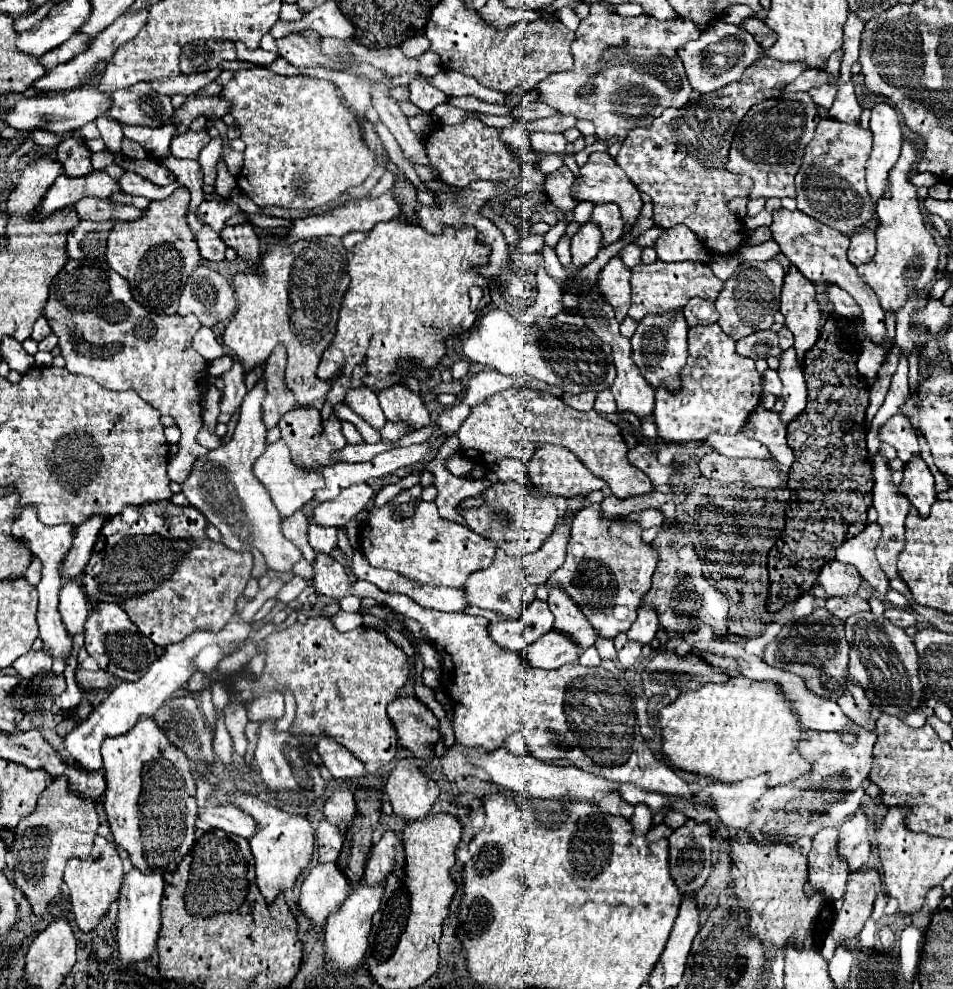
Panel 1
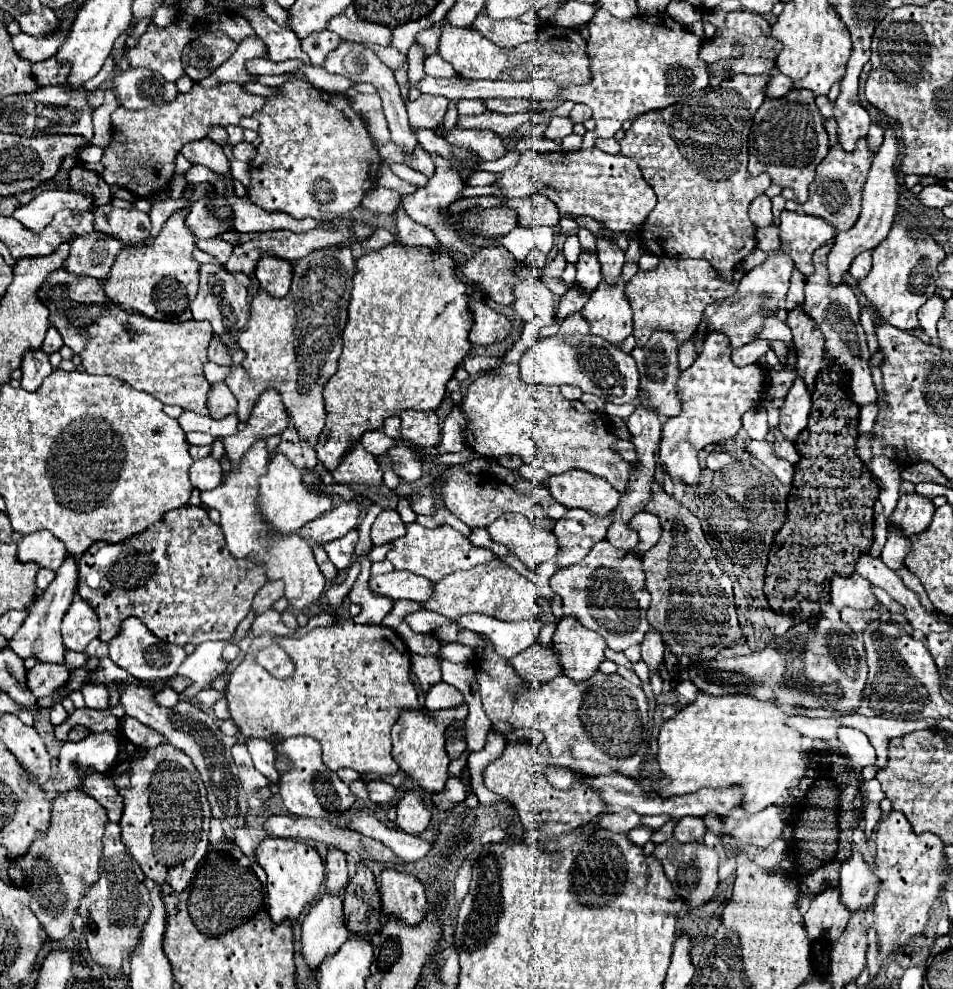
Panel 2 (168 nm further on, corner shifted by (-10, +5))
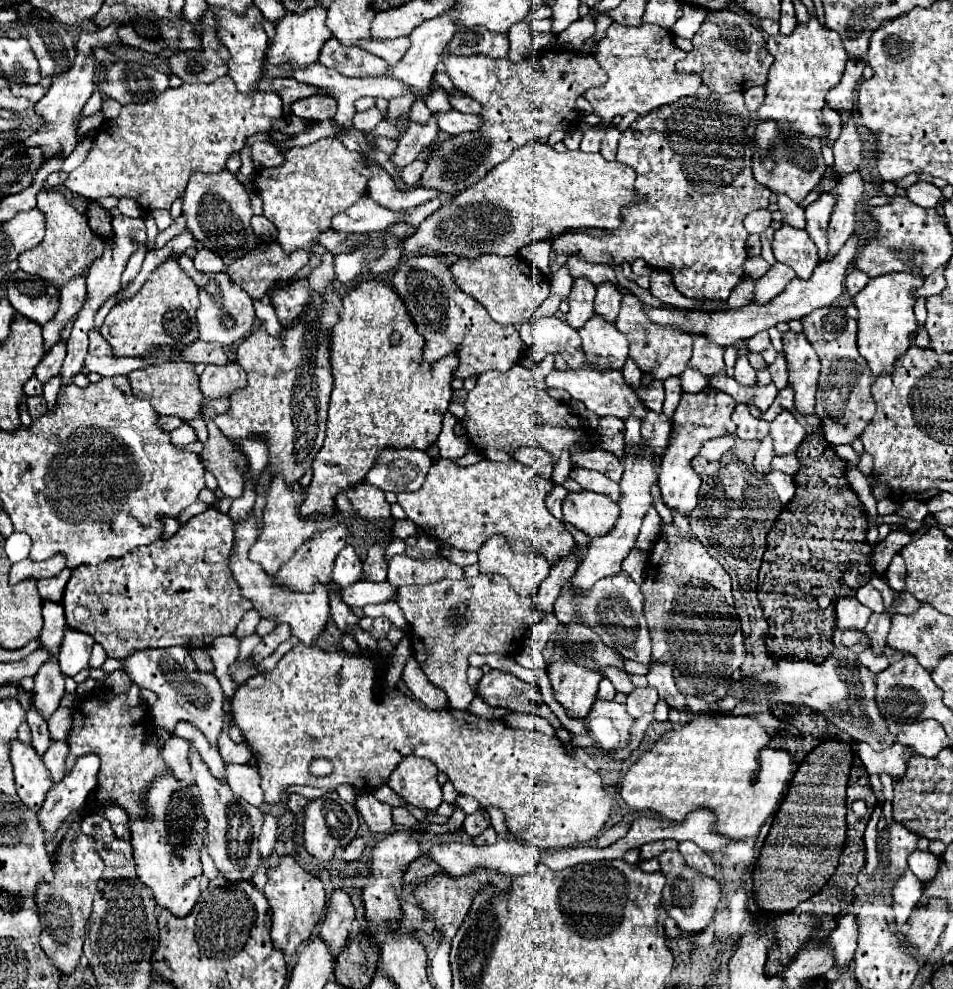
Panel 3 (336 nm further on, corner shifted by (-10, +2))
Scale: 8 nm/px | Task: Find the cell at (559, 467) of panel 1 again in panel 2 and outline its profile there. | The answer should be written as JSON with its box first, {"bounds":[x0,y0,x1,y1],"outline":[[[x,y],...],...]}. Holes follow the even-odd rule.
{"bounds":[548,470,620,518],"outline":[[[570,470],[568,474],[558,474],[548,478],[550,494],[566,508],[584,508],[594,516],[604,518],[610,514],[618,502],[620,492],[596,478],[594,474],[584,474],[582,470]]]}

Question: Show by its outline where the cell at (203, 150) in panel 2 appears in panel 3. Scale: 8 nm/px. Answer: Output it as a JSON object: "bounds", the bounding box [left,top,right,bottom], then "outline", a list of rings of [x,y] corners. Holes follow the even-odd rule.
{"bounds":[182,169,256,259],"outline":[[[222,169],[220,173],[192,173],[184,201],[182,211],[188,219],[188,229],[200,241],[204,247],[220,253],[228,259],[242,257],[244,251],[252,249],[256,245],[256,235],[250,227],[250,197],[242,183],[230,173],[228,169]]]}

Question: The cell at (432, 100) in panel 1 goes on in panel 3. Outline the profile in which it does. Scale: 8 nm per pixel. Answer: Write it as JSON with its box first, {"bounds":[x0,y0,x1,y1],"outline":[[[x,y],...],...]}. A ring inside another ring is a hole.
{"bounds":[392,113,440,169],"outline":[[[432,113],[426,123],[410,121],[404,137],[398,139],[398,149],[392,155],[392,161],[402,169],[404,165],[408,165],[410,161],[416,159],[416,155],[420,153],[422,147],[426,147],[426,145],[430,145],[430,143],[436,141],[438,131],[440,129],[436,125],[436,113]]]}

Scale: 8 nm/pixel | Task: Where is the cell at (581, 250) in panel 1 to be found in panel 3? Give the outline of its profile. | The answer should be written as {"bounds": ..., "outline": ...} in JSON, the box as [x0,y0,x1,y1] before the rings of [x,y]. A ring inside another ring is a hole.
{"bounds":[566,277,596,329],"outline":[[[578,277],[568,295],[570,311],[566,315],[566,323],[572,325],[574,329],[580,329],[594,313],[594,309],[592,309],[594,297],[596,297],[596,285],[592,281],[588,281],[586,277]]]}

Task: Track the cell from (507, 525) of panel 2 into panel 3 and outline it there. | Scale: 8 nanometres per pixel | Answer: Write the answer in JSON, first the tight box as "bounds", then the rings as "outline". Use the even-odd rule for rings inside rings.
{"bounds":[478,537,550,597],"outline":[[[488,537],[478,551],[482,573],[504,575],[516,593],[536,597],[540,583],[548,577],[550,565],[540,553],[516,553],[506,537]]]}

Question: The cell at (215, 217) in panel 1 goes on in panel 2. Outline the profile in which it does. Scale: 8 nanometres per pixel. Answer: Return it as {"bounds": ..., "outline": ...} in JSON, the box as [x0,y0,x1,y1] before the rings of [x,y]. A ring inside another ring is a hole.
{"bounds":[186,198,228,242],"outline":[[[206,198],[194,202],[188,216],[186,216],[186,228],[194,234],[196,242],[202,238],[218,236],[218,234],[228,230],[228,226],[224,226],[224,222],[216,222],[216,218],[208,218],[206,204],[208,204]]]}

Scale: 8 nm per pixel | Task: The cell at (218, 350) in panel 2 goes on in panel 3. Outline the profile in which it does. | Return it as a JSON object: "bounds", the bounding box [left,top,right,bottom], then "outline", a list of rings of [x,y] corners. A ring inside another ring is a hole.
{"bounds":[200,363,246,407],"outline":[[[228,363],[228,365],[206,365],[202,377],[200,377],[200,389],[204,393],[204,403],[202,407],[206,405],[206,401],[214,399],[214,397],[222,397],[222,395],[232,395],[234,389],[240,389],[246,385],[246,373],[244,369],[238,365],[238,363]]]}

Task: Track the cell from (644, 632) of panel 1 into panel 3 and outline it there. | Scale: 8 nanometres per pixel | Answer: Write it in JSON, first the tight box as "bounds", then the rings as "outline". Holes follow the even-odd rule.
{"bounds":[646,661,686,709],"outline":[[[652,661],[648,667],[650,667],[650,671],[648,671],[646,677],[648,677],[650,687],[658,689],[658,695],[660,695],[670,707],[684,709],[684,707],[686,707],[686,701],[684,701],[684,695],[678,691],[676,683],[674,683],[672,667],[670,667],[670,665],[660,665],[660,661]]]}

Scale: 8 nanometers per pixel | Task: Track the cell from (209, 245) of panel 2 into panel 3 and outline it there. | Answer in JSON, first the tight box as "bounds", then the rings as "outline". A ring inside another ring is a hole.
{"bounds":[194,249,224,273],"outline":[[[200,249],[194,257],[194,265],[198,271],[204,273],[220,273],[224,269],[224,259],[218,253],[212,253],[210,249]]]}

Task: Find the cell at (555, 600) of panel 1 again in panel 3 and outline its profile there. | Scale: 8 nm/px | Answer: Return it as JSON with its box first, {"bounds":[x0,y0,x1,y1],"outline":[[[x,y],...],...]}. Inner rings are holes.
{"bounds":[548,645,602,717],"outline":[[[558,645],[556,651],[558,661],[548,665],[554,697],[560,705],[564,705],[570,717],[586,717],[596,699],[602,673],[592,667],[582,667],[562,645]]]}

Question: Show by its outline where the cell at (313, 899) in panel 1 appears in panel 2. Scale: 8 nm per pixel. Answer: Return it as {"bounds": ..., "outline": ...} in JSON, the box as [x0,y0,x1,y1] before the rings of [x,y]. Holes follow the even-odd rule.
{"bounds":[302,894,348,972],"outline":[[[324,894],[312,904],[302,922],[302,958],[308,970],[316,972],[320,964],[336,954],[336,950],[346,942],[348,932],[344,930],[342,898]]]}

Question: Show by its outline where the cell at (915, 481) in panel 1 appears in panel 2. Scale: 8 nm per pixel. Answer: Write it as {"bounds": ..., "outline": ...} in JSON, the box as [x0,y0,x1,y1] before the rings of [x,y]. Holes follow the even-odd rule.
{"bounds":[890,494,934,536],"outline":[[[904,494],[898,500],[896,510],[890,514],[890,524],[900,528],[902,534],[912,536],[928,528],[932,514],[934,506],[930,498],[922,498],[918,494]]]}

